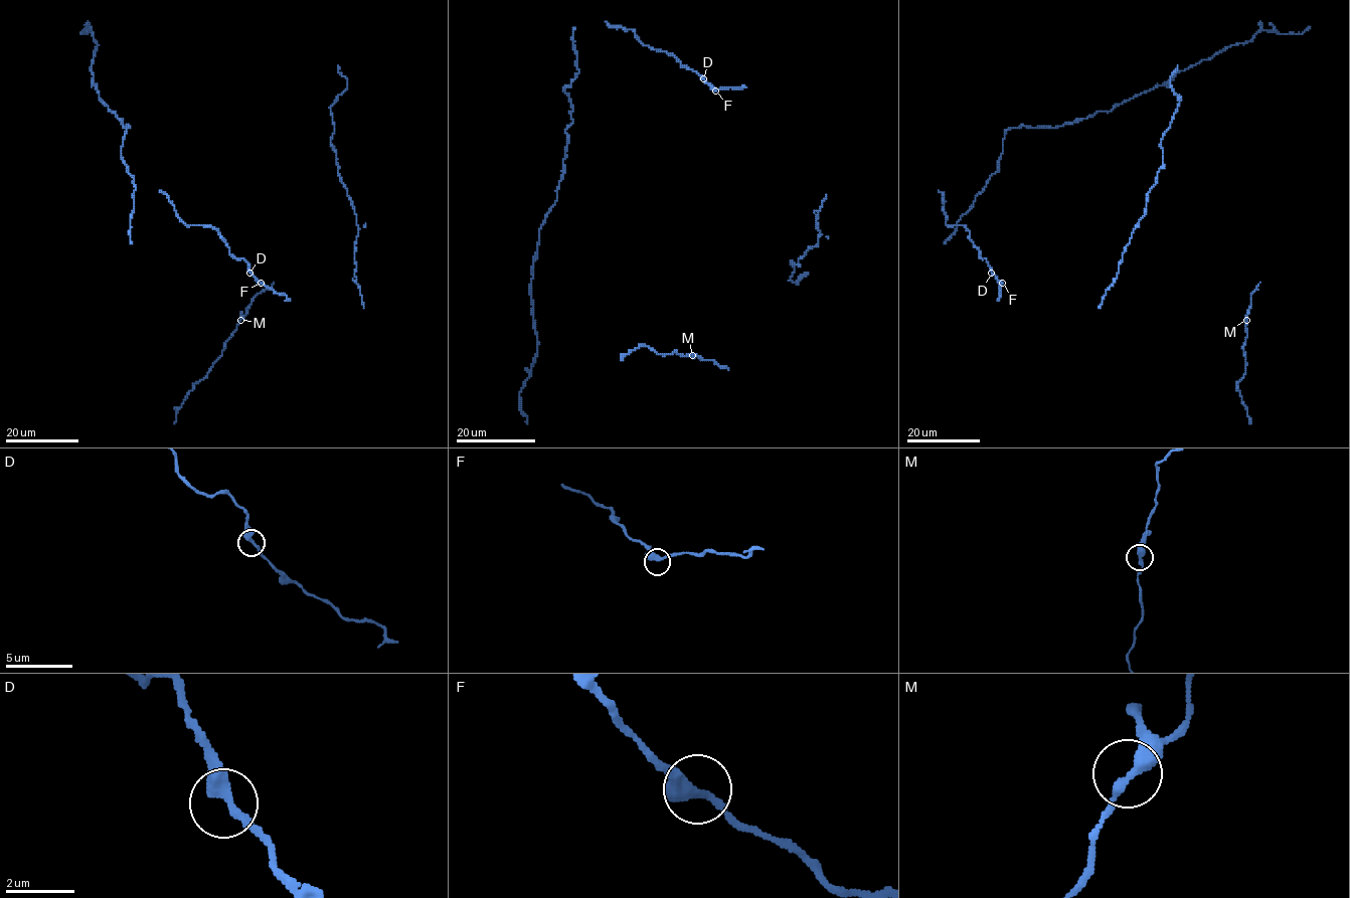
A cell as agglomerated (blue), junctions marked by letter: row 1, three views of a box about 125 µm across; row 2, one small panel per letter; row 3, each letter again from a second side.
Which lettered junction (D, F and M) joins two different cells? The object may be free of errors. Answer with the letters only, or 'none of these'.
none of these

